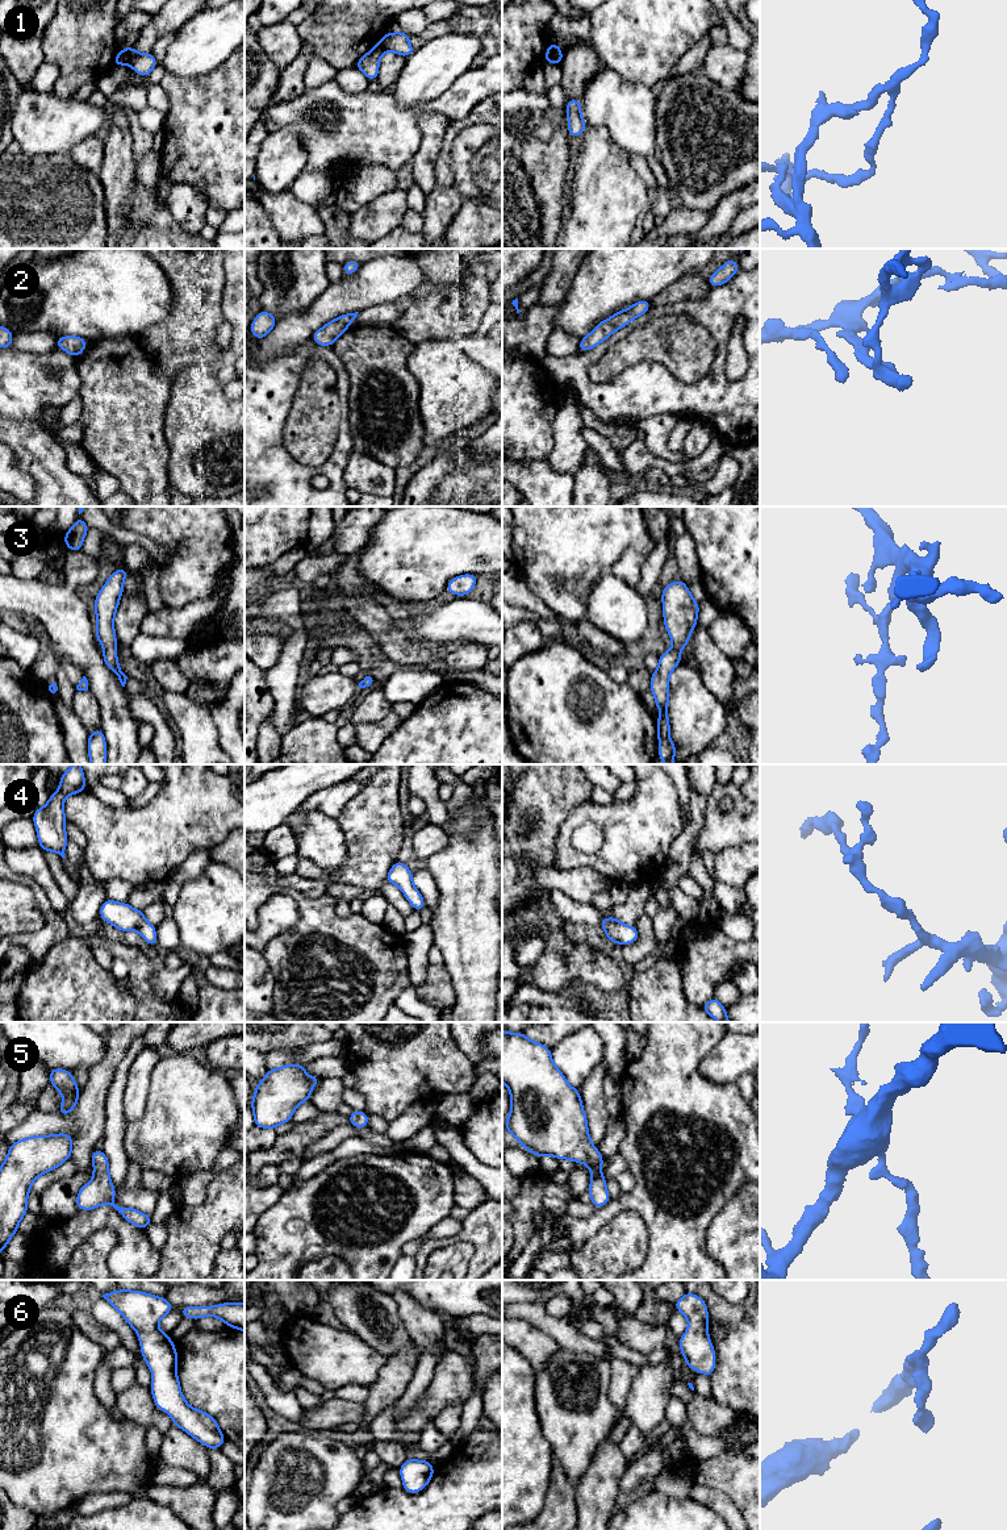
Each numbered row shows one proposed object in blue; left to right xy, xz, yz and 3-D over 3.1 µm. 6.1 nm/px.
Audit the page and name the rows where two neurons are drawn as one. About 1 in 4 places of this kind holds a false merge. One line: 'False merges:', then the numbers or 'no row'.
False merges: 1

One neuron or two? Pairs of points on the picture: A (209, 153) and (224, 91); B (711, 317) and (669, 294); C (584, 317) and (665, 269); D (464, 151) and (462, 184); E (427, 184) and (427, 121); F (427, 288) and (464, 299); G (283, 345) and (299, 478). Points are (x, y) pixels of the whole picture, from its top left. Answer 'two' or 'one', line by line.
A: one
B: two
C: one
D: one
E: one
F: two
G: two

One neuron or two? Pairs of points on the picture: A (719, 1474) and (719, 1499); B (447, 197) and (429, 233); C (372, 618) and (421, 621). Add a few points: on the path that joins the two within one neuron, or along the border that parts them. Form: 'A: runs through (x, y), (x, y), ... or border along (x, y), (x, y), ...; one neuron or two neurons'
A: border along (694, 1483), (721, 1489), (740, 1512); two neurons
B: runs through (441, 207), (435, 224); one neuron
C: border along (397, 622), (404, 628); two neurons

